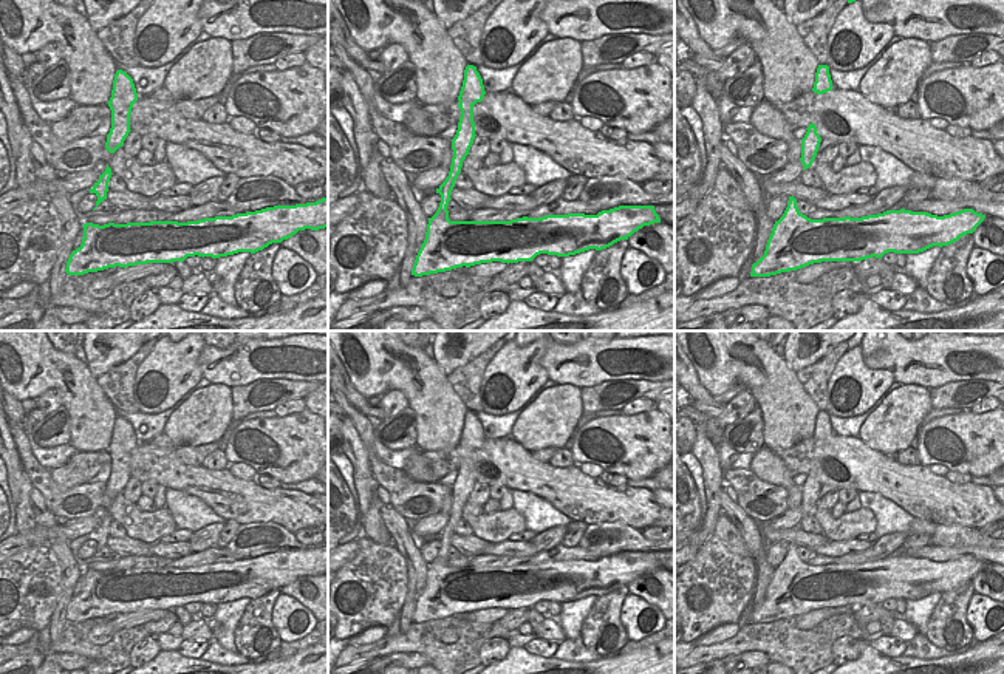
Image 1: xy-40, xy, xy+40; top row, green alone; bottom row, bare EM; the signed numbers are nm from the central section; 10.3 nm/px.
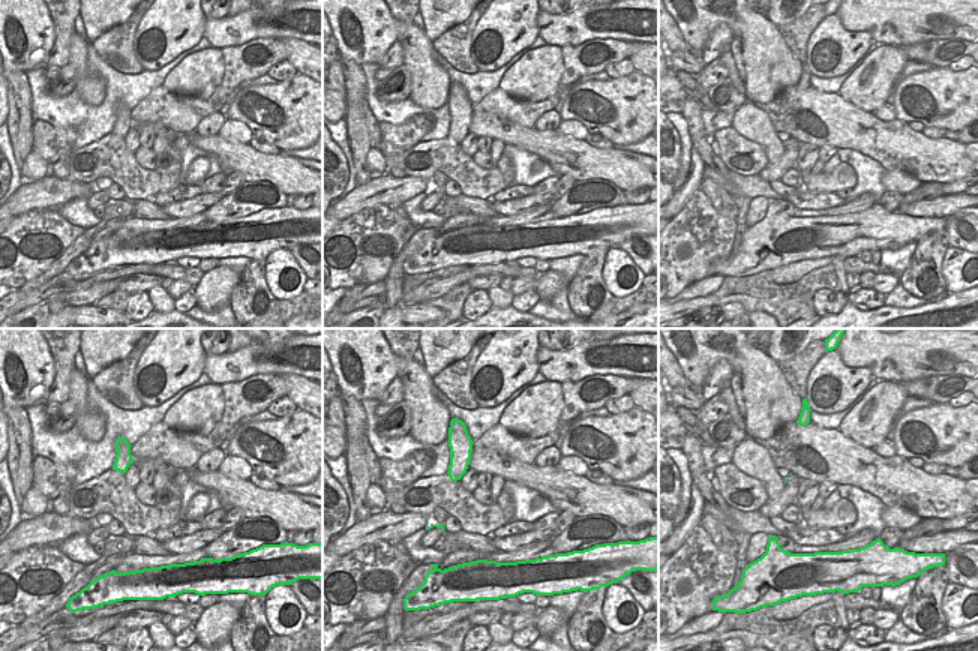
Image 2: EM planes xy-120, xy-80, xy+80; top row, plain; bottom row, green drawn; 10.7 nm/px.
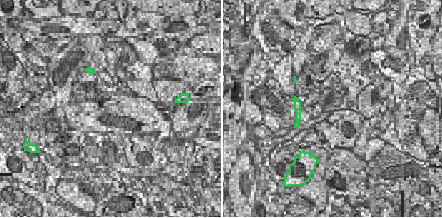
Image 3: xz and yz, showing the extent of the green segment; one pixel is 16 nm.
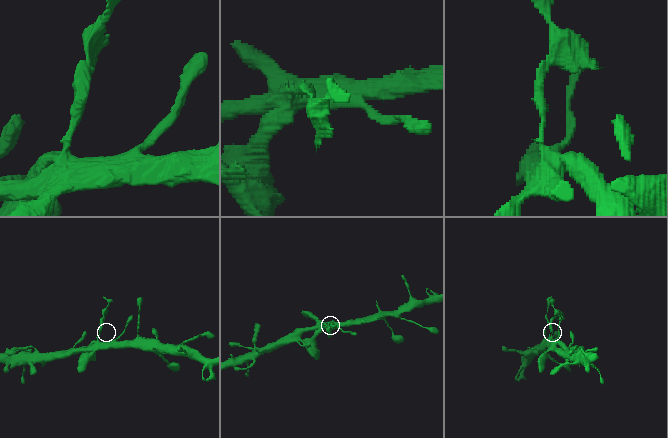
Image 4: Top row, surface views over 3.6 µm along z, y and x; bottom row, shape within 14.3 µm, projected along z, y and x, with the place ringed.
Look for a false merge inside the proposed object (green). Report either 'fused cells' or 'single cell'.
fused cells

